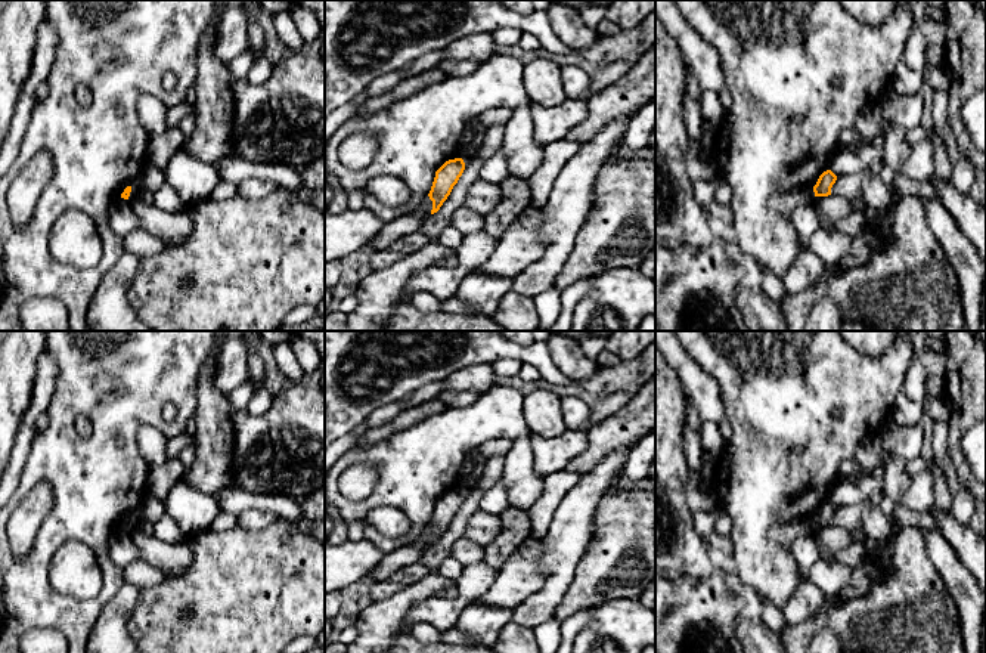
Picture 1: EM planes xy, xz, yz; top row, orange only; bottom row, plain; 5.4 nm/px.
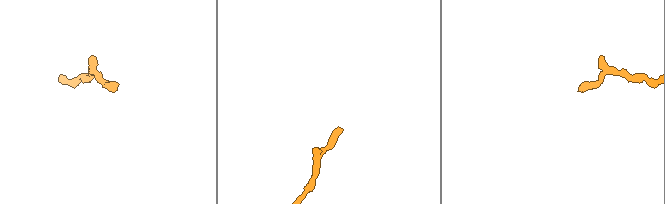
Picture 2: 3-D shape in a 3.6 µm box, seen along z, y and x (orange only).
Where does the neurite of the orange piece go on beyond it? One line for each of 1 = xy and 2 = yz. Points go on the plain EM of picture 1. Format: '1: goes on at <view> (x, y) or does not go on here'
1: does not go on here
2: does not go on here

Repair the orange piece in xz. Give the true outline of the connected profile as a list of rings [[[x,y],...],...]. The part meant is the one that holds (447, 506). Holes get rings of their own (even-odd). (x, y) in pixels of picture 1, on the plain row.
[[[455,489],[446,492],[437,502],[428,524],[432,532],[431,545],[437,544],[443,533],[450,526],[453,517],[458,514],[459,508],[465,501],[465,493],[462,489]]]

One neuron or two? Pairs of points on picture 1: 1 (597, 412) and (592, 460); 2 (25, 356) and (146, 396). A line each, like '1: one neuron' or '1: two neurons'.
1: two neurons
2: two neurons

